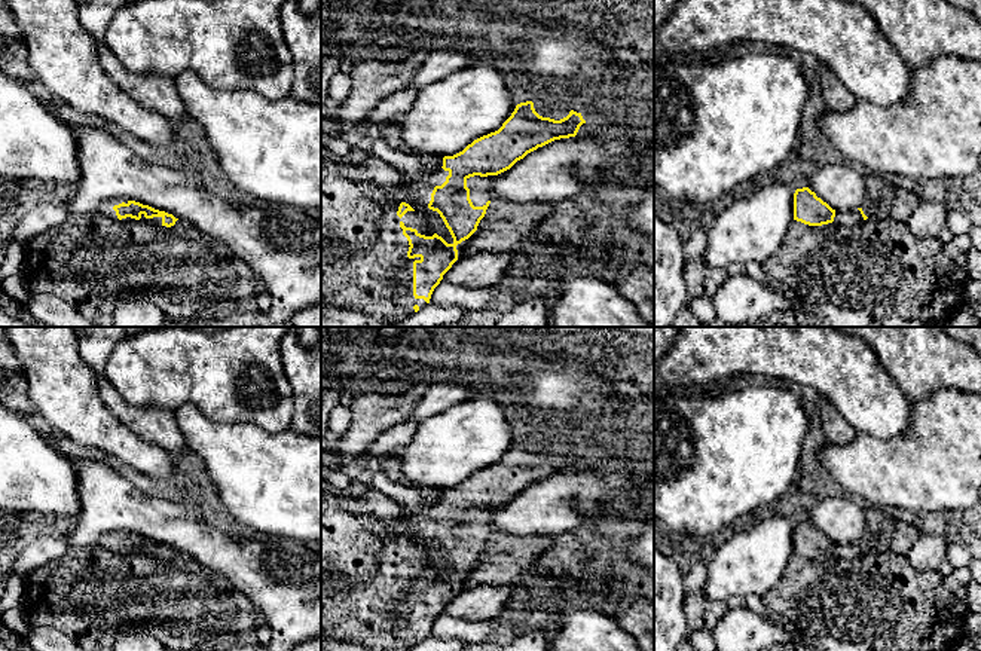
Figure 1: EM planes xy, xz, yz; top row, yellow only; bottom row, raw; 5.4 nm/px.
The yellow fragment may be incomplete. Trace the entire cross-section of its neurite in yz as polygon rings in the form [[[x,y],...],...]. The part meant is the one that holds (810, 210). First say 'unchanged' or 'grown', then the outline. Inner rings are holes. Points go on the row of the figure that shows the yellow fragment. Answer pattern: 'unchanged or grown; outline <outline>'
grown; outline [[[809,187],[797,189],[794,193],[794,220],[809,226],[828,223],[852,226],[867,221],[862,208],[852,211],[832,210]]]

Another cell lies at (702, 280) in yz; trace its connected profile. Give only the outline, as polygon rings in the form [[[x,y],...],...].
[[[703,257],[687,259],[685,285],[691,297],[712,299],[728,278],[727,269],[709,266]]]

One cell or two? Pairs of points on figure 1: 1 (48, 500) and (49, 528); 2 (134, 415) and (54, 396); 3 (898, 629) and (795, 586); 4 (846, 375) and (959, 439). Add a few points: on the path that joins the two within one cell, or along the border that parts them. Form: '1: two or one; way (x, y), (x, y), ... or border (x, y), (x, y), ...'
1: two; border (21, 515), (54, 513), (78, 519)
2: two; border (109, 409), (136, 433)
3: one; way (873, 604), (868, 599), (821, 596)
4: two; border (911, 402), (910, 425), (901, 434), (888, 439)

